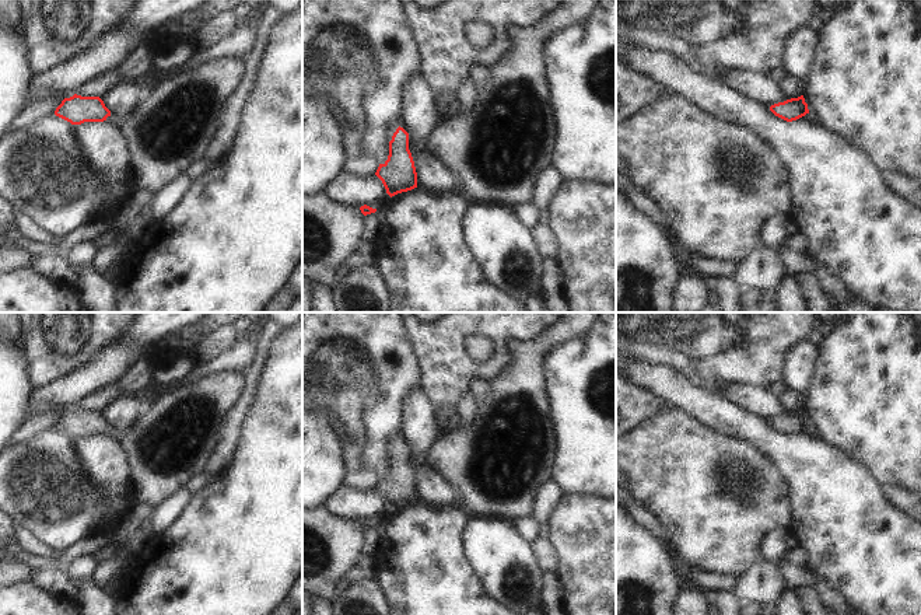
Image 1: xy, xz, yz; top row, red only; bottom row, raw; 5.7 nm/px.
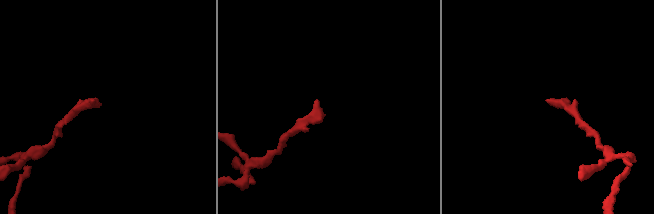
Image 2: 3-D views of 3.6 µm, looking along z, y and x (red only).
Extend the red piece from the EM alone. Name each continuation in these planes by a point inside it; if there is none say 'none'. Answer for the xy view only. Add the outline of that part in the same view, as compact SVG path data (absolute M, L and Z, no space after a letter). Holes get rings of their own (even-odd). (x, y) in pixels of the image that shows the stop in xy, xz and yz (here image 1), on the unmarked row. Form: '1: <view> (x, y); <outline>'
1: xy (168, 444); M221 371L174 389L167 388L123 431L111 429L129 459L129 490L134 503L155 507L188 481L202 474L220 438L220 426L244 388L244 373Z

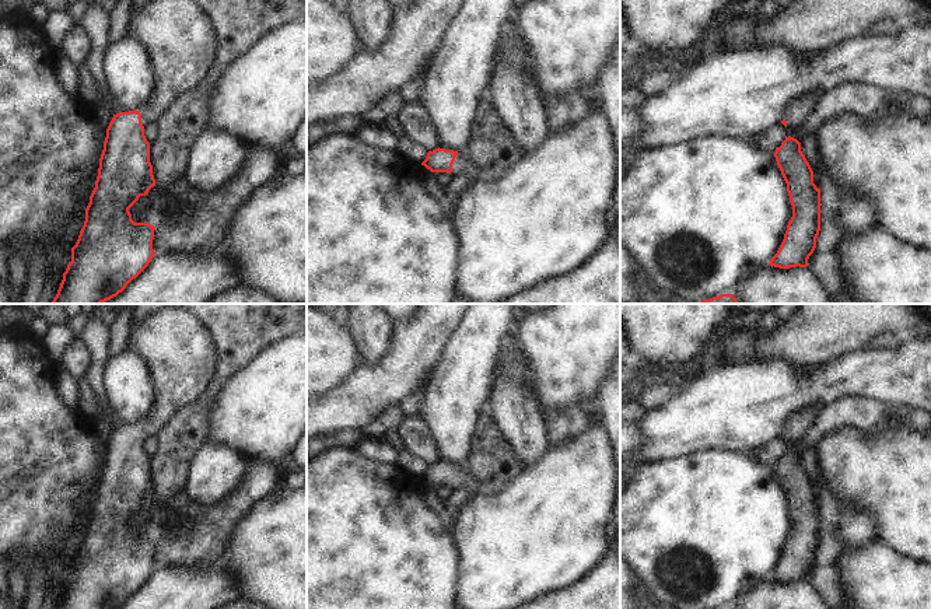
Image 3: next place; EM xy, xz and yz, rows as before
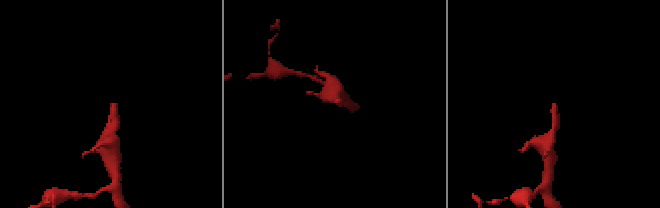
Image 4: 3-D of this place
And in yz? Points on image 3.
1: yz (798, 423); M811 402L805 407L788 416L781 433L785 434L787 440L791 442L799 441L808 430L815 426L826 406L827 405Z

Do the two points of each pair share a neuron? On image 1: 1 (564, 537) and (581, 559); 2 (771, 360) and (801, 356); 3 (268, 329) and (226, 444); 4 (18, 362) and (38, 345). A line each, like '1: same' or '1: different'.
1: same
2: different
3: same
4: different

